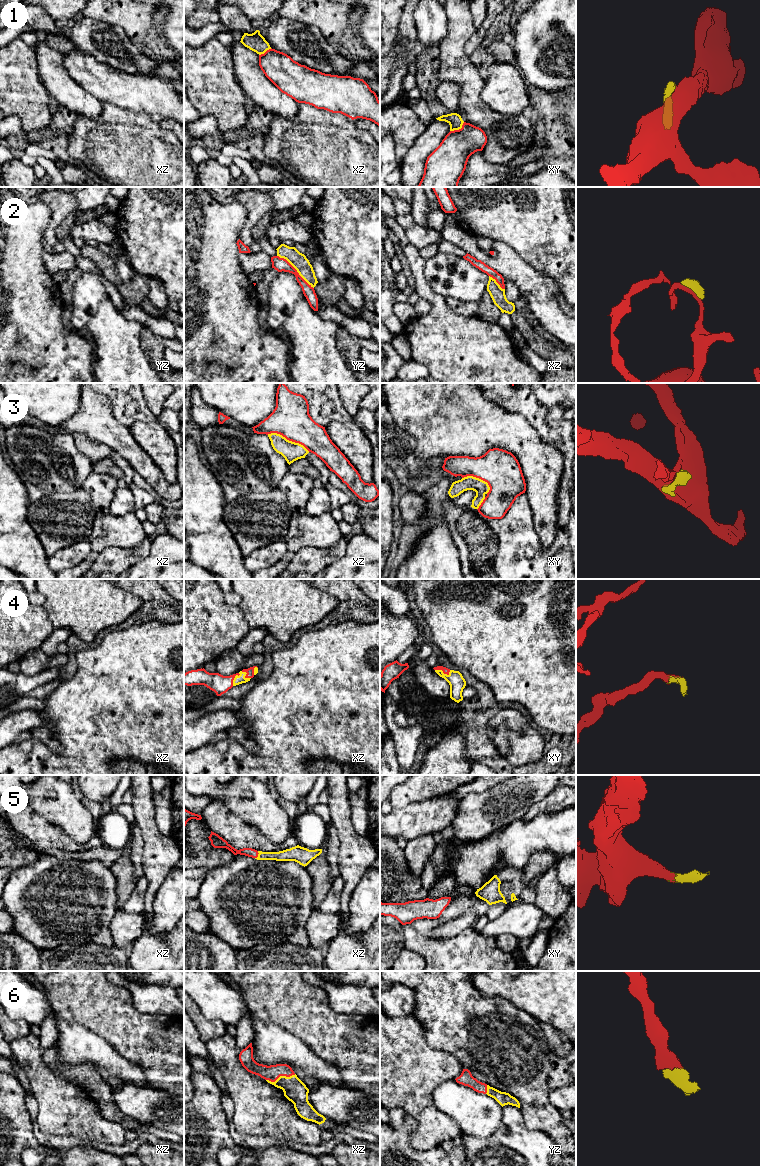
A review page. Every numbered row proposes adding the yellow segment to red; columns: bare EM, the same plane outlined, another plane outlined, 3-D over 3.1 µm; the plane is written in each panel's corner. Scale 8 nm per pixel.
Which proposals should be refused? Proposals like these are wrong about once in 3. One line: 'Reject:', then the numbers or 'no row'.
Reject: 1, 2, 3

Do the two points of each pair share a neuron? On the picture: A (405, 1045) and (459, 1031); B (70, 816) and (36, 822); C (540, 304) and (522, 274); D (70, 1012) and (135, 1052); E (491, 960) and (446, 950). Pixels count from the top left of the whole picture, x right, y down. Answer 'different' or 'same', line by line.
A: different
B: different
C: same
D: same
E: same

